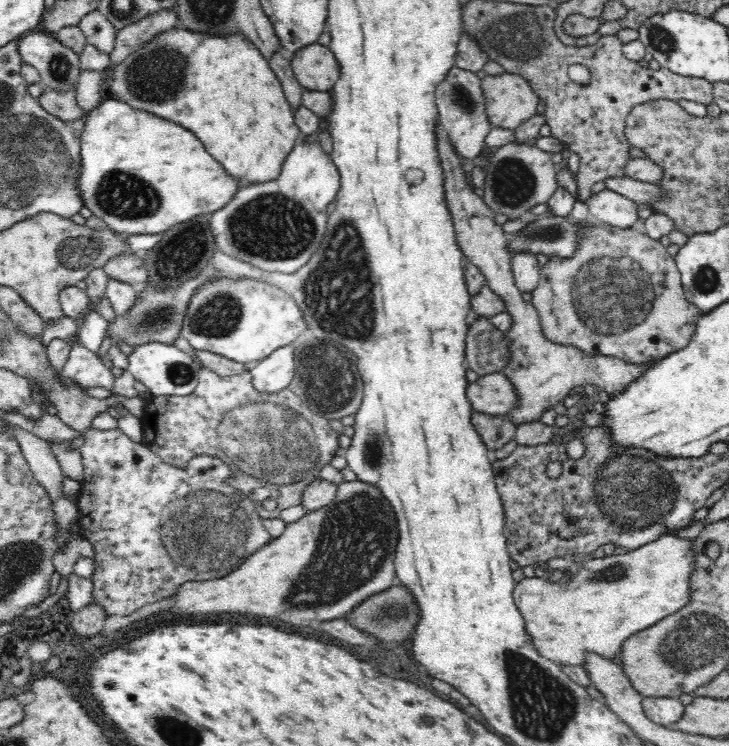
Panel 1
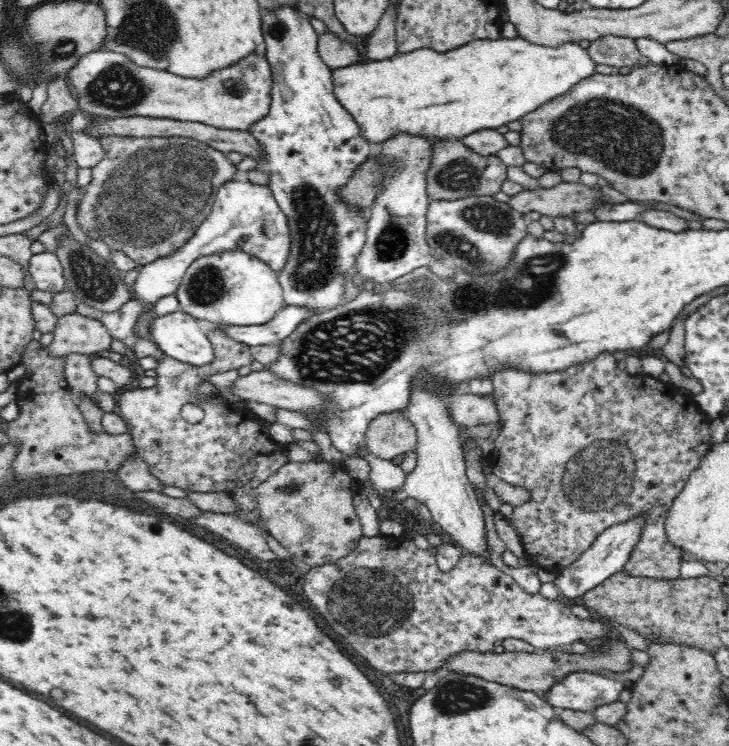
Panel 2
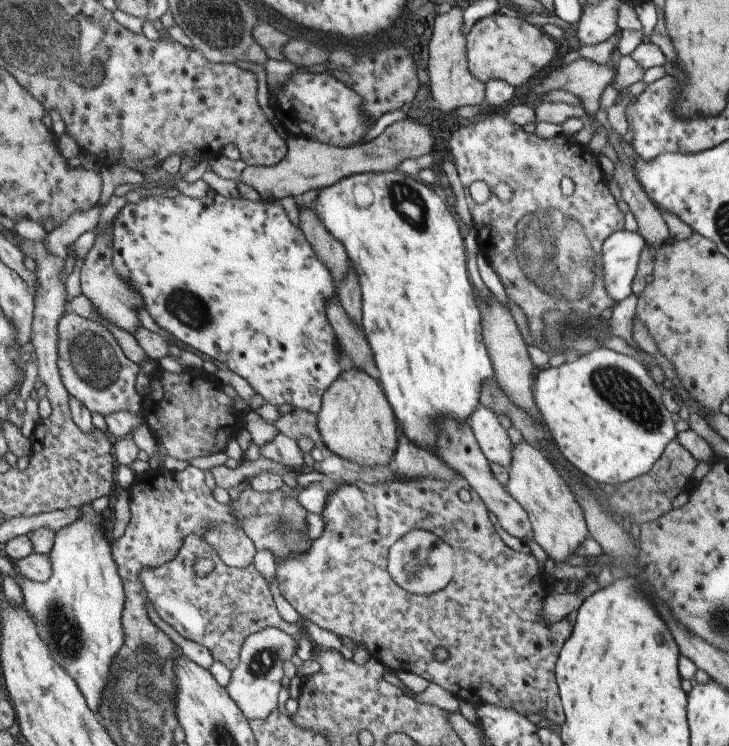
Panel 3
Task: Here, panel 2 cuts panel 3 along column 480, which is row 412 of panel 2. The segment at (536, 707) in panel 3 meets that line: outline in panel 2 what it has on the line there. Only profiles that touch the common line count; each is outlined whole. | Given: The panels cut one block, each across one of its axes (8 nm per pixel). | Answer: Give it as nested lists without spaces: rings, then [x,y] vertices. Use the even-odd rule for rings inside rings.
[[[601,352],[594,359],[575,364],[563,371],[528,373],[528,371],[520,371],[516,367],[504,367],[492,376],[492,385],[494,385],[492,397],[496,401],[498,415],[500,415],[498,424],[503,423],[503,427],[494,442],[494,449],[490,452],[488,461],[490,469],[496,476],[499,476],[504,482],[512,486],[522,487],[530,493],[528,502],[514,508],[512,522],[510,522],[510,526],[520,537],[526,557],[539,568],[556,574],[562,568],[570,566],[580,556],[583,556],[583,553],[591,548],[592,543],[604,530],[616,526],[616,524],[624,524],[628,520],[634,520],[637,516],[645,516],[647,524],[642,531],[642,536],[640,536],[638,544],[634,546],[635,550],[622,571],[630,576],[644,578],[678,578],[683,553],[667,539],[666,518],[668,518],[668,512],[670,512],[676,496],[682,492],[688,477],[692,474],[692,471],[700,466],[700,461],[706,456],[712,445],[712,439],[710,439],[711,419],[698,407],[698,404],[693,400],[693,396],[677,388],[669,381],[649,377],[646,374],[628,374],[626,370],[618,368],[618,361],[609,352]]]

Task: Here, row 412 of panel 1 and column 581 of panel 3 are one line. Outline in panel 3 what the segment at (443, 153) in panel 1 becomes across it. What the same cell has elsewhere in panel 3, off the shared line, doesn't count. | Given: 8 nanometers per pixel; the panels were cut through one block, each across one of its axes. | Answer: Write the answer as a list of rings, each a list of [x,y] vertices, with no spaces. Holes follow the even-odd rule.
[[[526,441],[513,446],[508,469],[509,479],[505,489],[526,511],[533,528],[533,540],[542,547],[548,558],[552,558],[554,562],[565,562],[590,537],[582,507],[569,484],[541,450]]]

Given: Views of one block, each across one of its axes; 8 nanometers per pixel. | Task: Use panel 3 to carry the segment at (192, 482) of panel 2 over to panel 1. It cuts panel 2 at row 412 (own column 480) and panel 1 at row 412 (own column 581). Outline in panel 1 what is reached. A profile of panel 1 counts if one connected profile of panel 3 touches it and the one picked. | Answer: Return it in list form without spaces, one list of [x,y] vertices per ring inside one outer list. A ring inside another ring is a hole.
[[[202,367],[199,383],[196,385],[194,392],[186,396],[152,396],[151,399],[145,403],[145,409],[140,419],[142,427],[141,443],[146,445],[152,452],[156,453],[164,462],[178,467],[185,467],[193,456],[205,454],[219,458],[230,464],[232,480],[236,480],[236,484],[240,484],[240,488],[244,488],[245,493],[248,492],[246,495],[254,502],[254,513],[258,514],[260,519],[280,519],[282,510],[302,504],[302,493],[304,493],[304,490],[308,487],[308,483],[319,478],[320,470],[322,470],[324,466],[330,465],[330,460],[334,458],[336,450],[340,448],[340,445],[338,445],[340,433],[332,429],[332,426],[328,423],[329,418],[314,414],[310,408],[303,405],[301,398],[295,395],[289,387],[272,393],[256,391],[256,387],[252,385],[251,371],[248,369],[238,374],[222,376],[209,368]],[[270,498],[276,501],[276,508],[274,508],[274,510],[265,510],[264,500]]]

